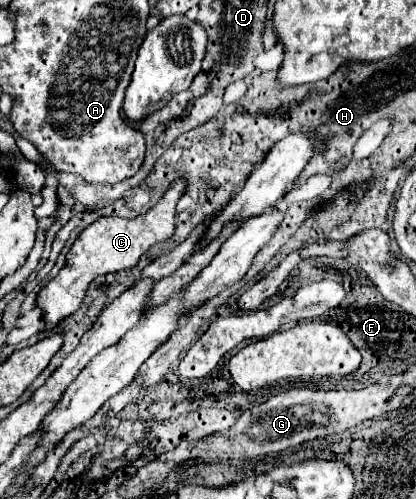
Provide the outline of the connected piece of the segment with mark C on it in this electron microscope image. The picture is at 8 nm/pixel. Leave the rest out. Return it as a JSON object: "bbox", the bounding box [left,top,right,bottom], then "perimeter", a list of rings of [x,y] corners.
{"bbox":[36,177,186,331],"perimeter":[[[178,177],[170,183],[168,191],[160,197],[160,201],[152,209],[148,209],[146,213],[142,213],[134,219],[124,219],[124,217],[114,217],[114,215],[100,217],[98,221],[94,221],[92,225],[88,225],[80,233],[80,237],[74,241],[72,249],[66,255],[66,265],[38,293],[36,305],[42,309],[46,331],[54,329],[64,317],[72,315],[80,307],[92,279],[96,279],[98,275],[114,273],[118,269],[134,267],[138,263],[138,259],[152,245],[166,241],[174,235],[174,231],[176,231],[176,205],[178,205],[184,189],[186,189],[186,181],[184,181],[184,177]]]}

